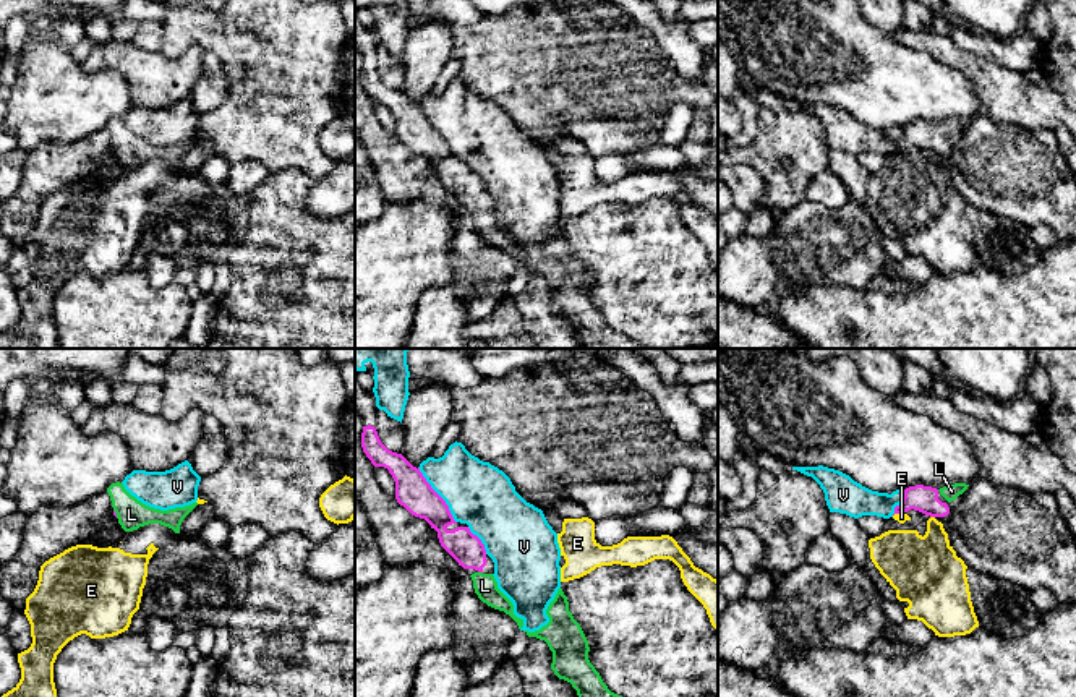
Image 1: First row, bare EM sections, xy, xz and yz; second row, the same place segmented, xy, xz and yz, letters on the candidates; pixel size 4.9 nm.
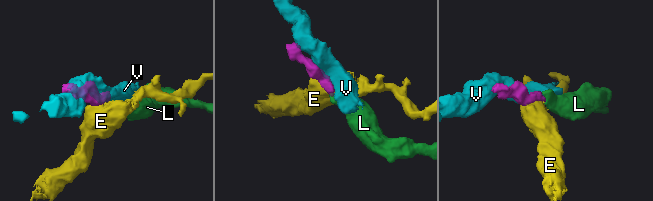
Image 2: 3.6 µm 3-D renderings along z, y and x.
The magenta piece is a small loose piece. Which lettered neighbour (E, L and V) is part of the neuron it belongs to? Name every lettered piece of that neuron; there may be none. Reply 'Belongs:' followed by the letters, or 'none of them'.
Belongs: L

